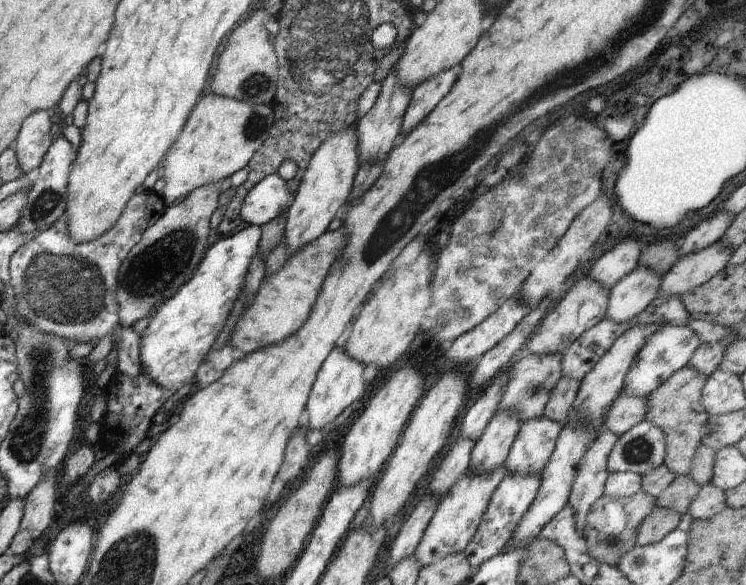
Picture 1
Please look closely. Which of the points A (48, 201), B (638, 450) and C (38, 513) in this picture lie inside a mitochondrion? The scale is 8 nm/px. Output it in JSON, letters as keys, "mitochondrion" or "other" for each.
{"A":"mitochondrion","B":"mitochondrion","C":"other"}

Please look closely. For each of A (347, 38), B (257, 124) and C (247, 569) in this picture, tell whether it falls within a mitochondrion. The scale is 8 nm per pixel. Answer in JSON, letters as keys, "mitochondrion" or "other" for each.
{"A":"mitochondrion","B":"mitochondrion","C":"other"}

